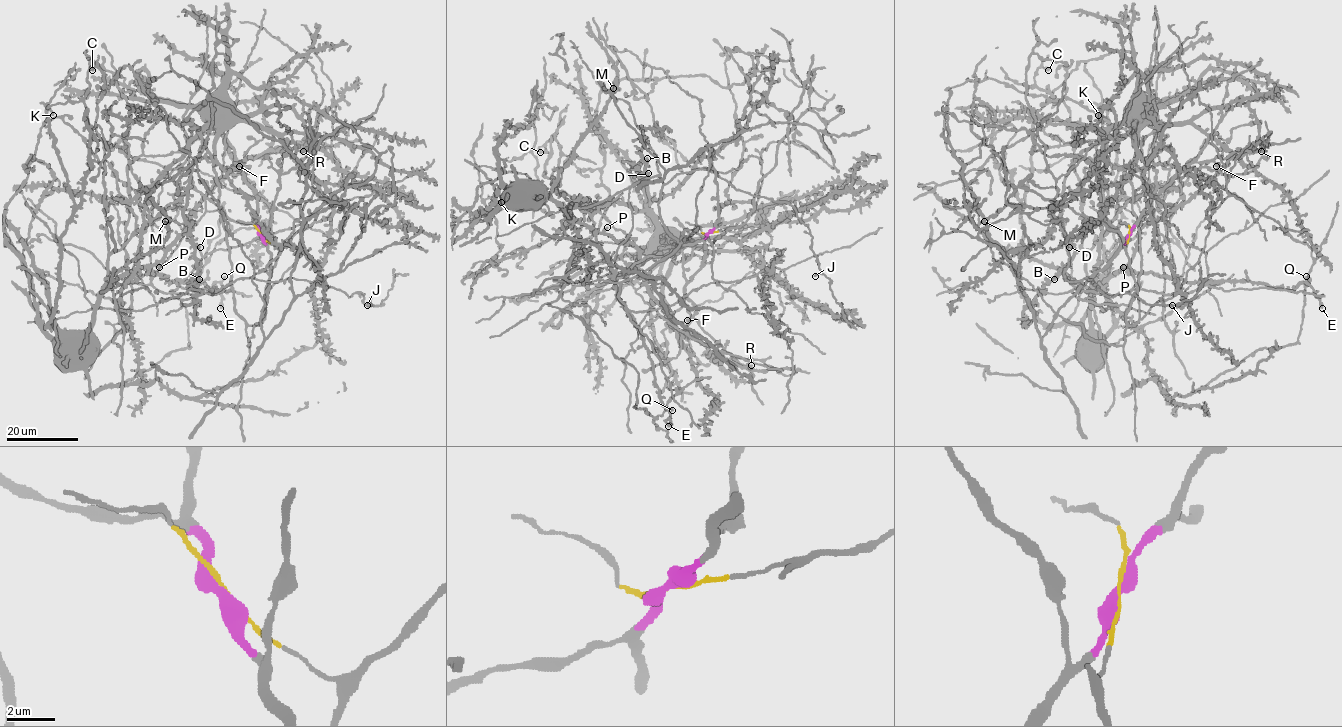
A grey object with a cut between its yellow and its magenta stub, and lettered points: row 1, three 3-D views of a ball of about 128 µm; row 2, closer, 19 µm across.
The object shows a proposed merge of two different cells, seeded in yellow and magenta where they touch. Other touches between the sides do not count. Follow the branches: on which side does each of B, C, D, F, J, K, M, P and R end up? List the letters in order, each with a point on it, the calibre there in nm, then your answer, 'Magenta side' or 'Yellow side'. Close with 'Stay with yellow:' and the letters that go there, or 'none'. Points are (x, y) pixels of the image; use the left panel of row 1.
B: Place: (199, 279). Thickness 220 nm. Yellow side
C: Place: (92, 70). Thickness 480 nm. Magenta side
D: Place: (200, 247). Thickness 320 nm. Yellow side
F: Place: (239, 166). Thickness 360 nm. Magenta side
J: Place: (367, 305). Thickness 280 nm. Yellow side
K: Place: (53, 115). Thickness 320 nm. Magenta side
M: Place: (165, 221). Thickness 280 nm. Magenta side
P: Place: (159, 267). Thickness 260 nm. Magenta side
R: Place: (303, 151). Thickness 400 nm. Magenta side
Stay with yellow: B, D, J

